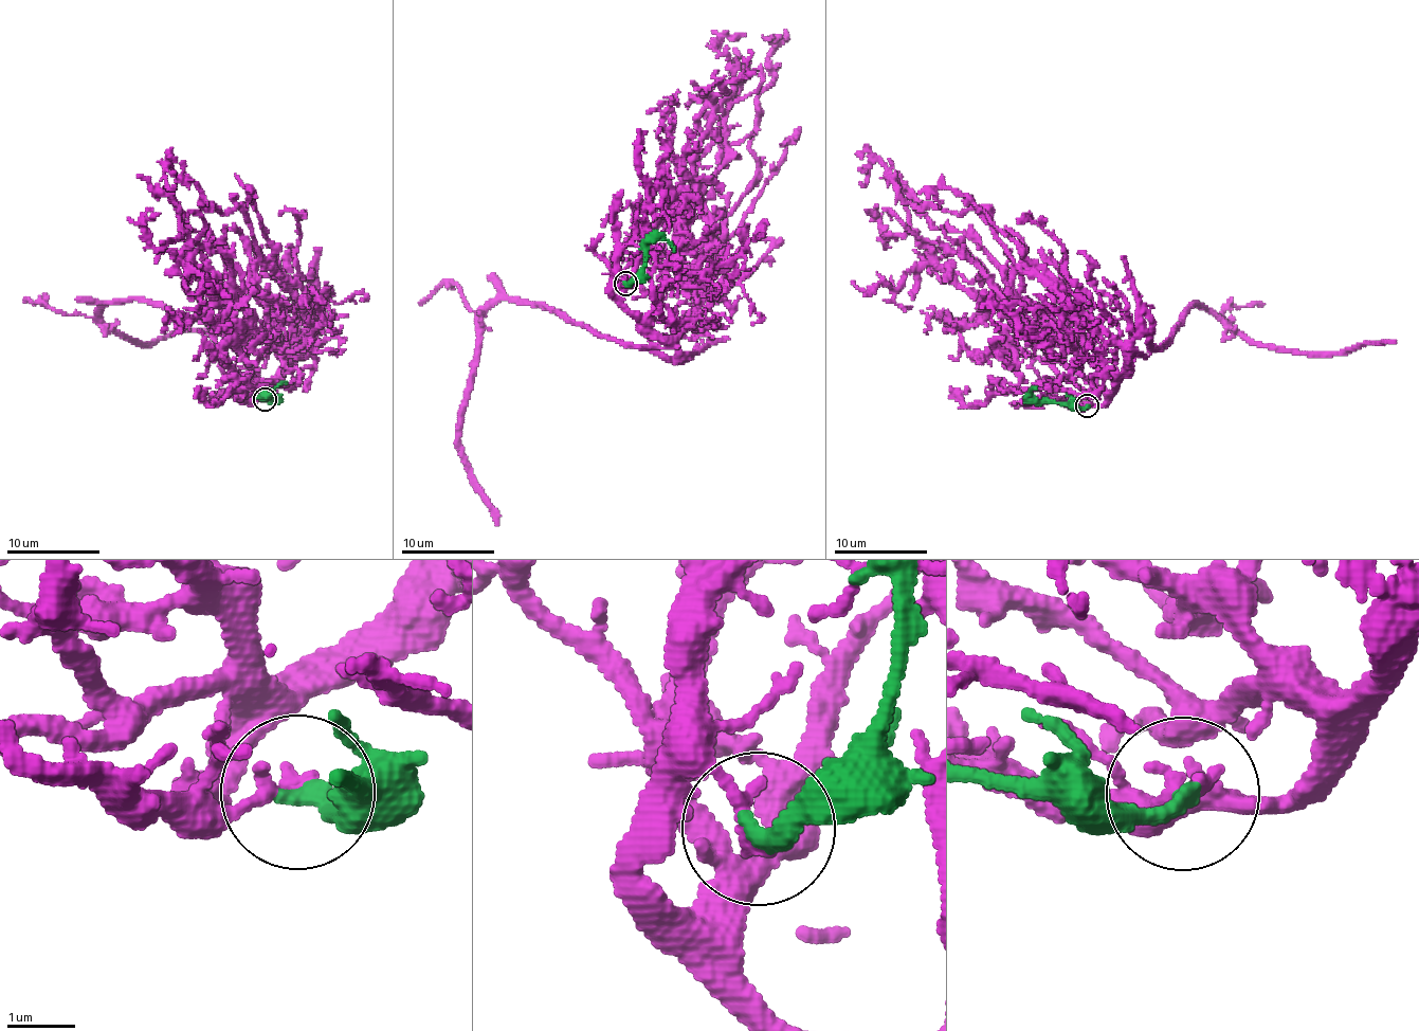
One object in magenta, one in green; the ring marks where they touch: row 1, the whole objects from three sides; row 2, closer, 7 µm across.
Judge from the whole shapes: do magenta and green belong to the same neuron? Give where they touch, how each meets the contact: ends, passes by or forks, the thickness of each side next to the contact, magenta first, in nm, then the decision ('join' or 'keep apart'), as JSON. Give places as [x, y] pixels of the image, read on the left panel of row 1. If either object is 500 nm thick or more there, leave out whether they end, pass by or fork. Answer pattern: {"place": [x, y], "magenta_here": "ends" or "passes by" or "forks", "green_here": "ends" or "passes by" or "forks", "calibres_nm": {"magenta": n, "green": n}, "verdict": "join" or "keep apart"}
{"place": [265, 399], "magenta_here": "ends", "green_here": "ends", "calibres_nm": {"magenta": 240, "green": 300}, "verdict": "keep apart"}

